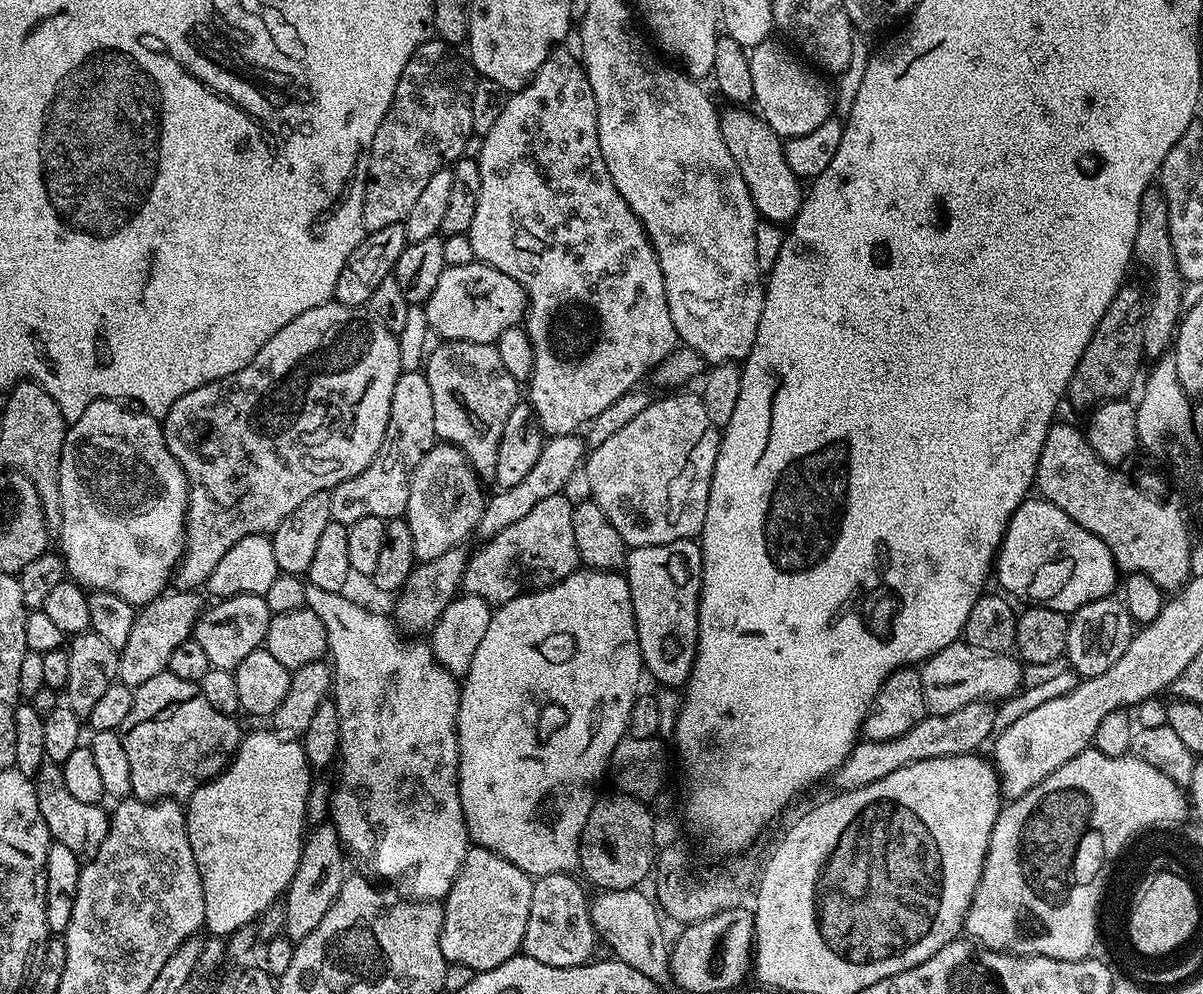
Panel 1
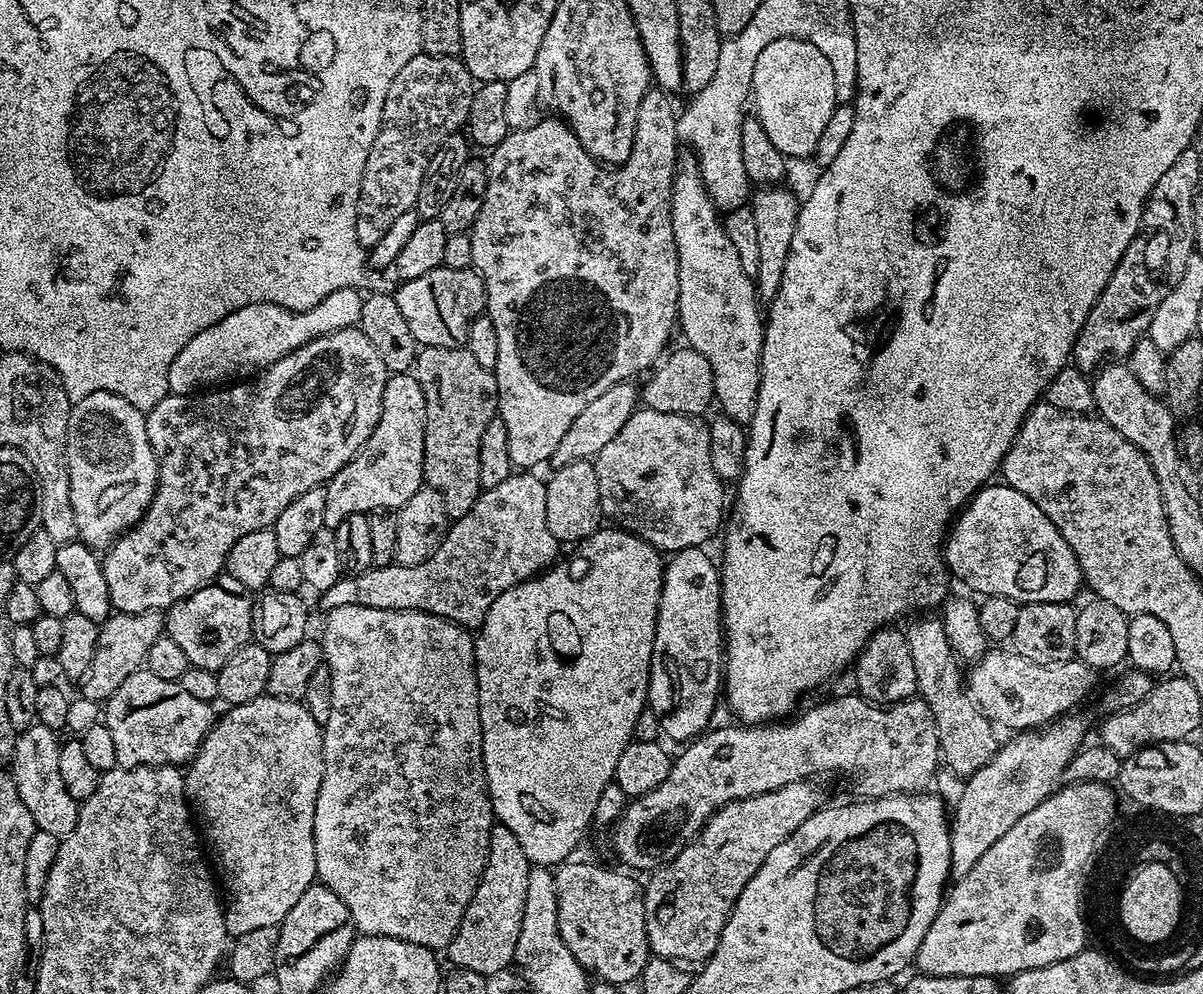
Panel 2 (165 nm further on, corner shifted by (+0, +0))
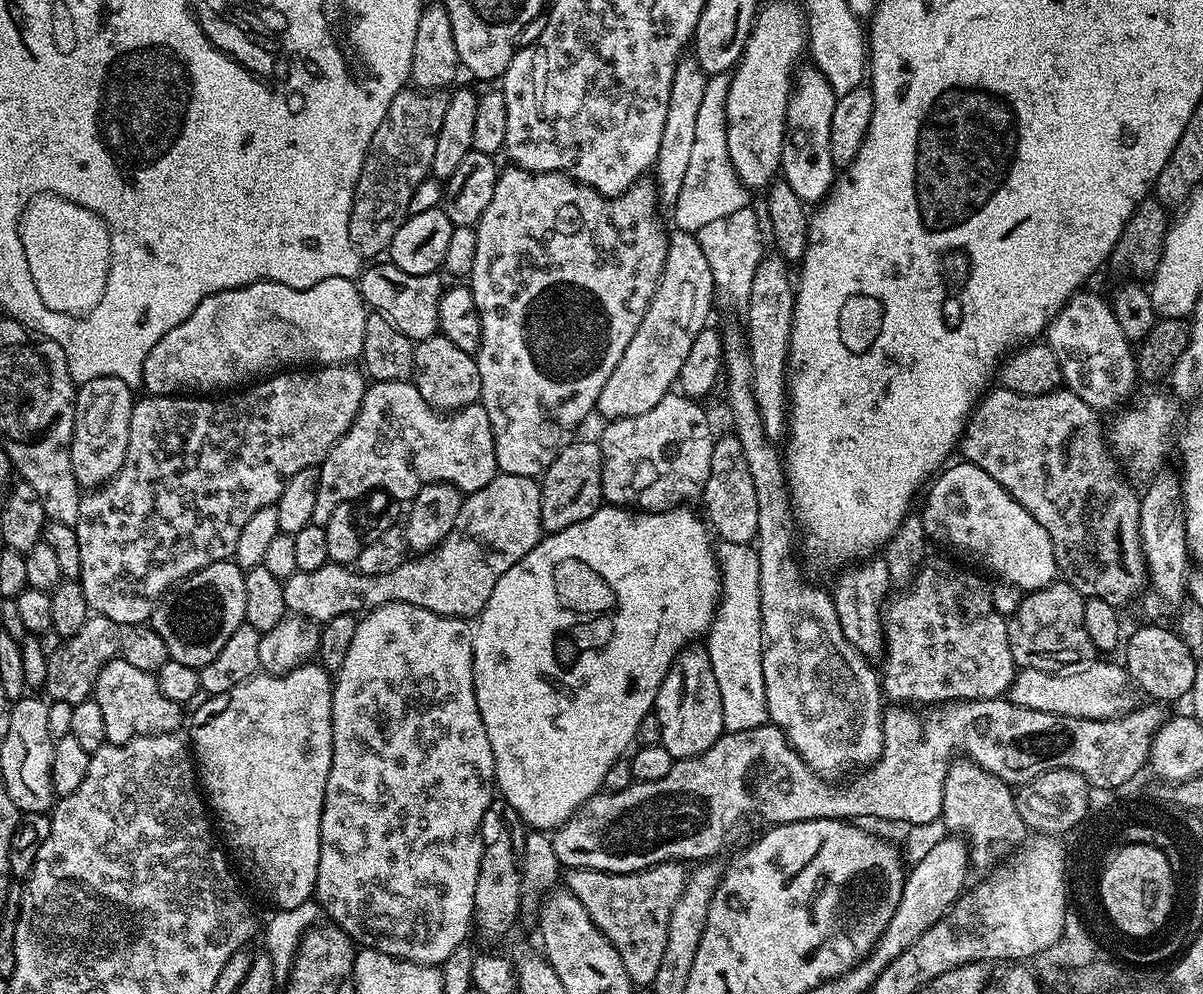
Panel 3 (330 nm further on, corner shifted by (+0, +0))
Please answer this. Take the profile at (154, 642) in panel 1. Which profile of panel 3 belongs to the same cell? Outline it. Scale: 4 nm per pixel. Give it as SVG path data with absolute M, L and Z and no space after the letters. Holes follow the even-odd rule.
M89 615L82 630L78 630L78 634L67 637L61 647L49 655L46 682L43 687L43 691L48 692L47 699L71 705L89 699L93 695L102 666L106 666L106 662L117 659L121 639L121 625L105 616Z

